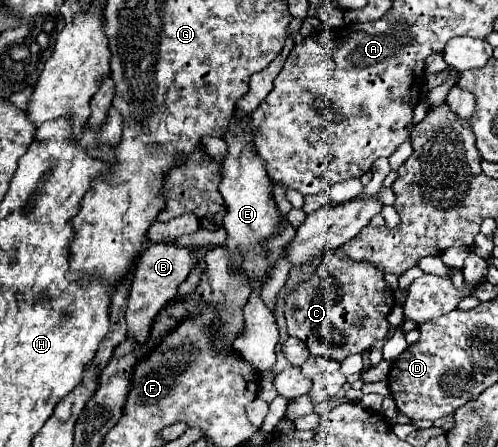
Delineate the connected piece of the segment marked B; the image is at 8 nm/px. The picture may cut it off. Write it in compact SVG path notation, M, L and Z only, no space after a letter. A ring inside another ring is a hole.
M154 244L150 246L138 260L138 270L132 280L132 290L128 298L126 308L126 322L128 322L128 340L140 344L148 338L148 330L154 322L154 316L160 312L166 302L170 302L176 296L178 286L186 280L190 270L194 268L196 256L192 248L178 248L176 244Z

